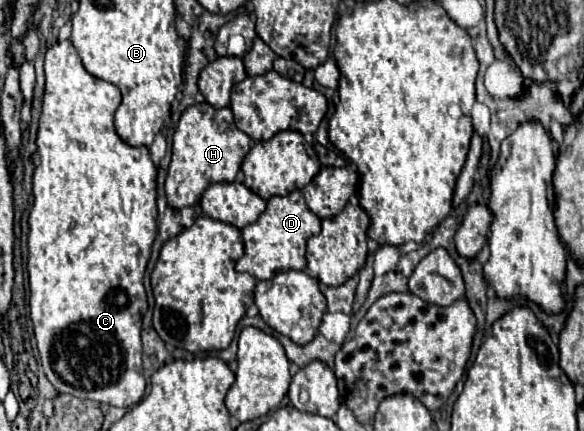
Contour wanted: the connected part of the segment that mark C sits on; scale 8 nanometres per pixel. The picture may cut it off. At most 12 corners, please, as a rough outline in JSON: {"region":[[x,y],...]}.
{"region":[[46,51],[30,319],[58,393],[136,405],[156,165]]}

